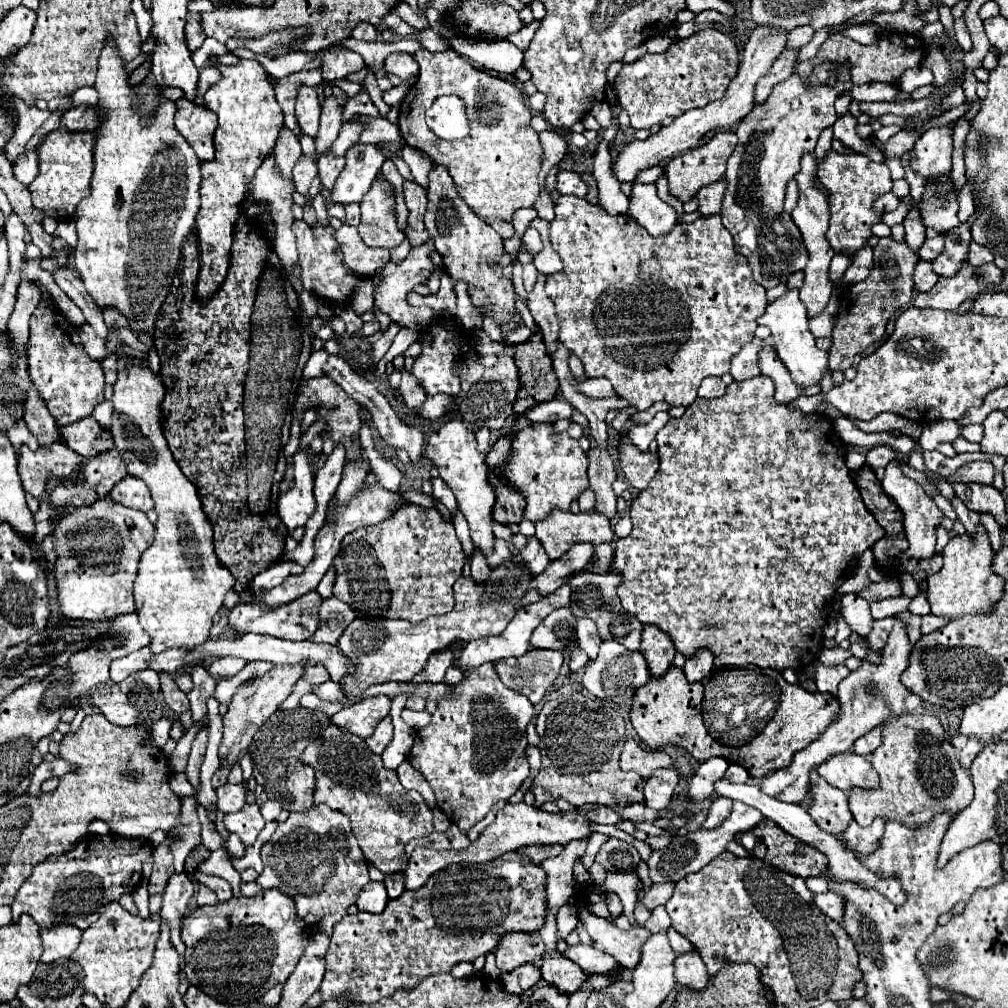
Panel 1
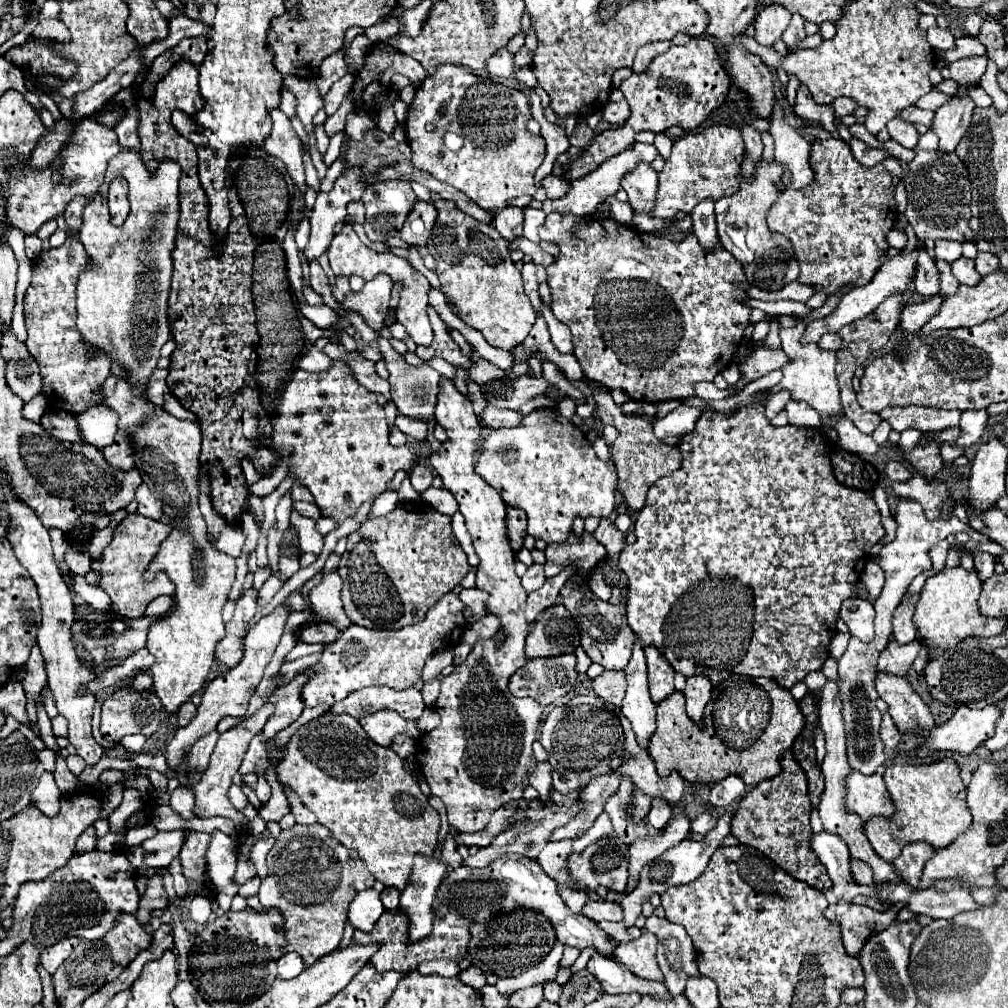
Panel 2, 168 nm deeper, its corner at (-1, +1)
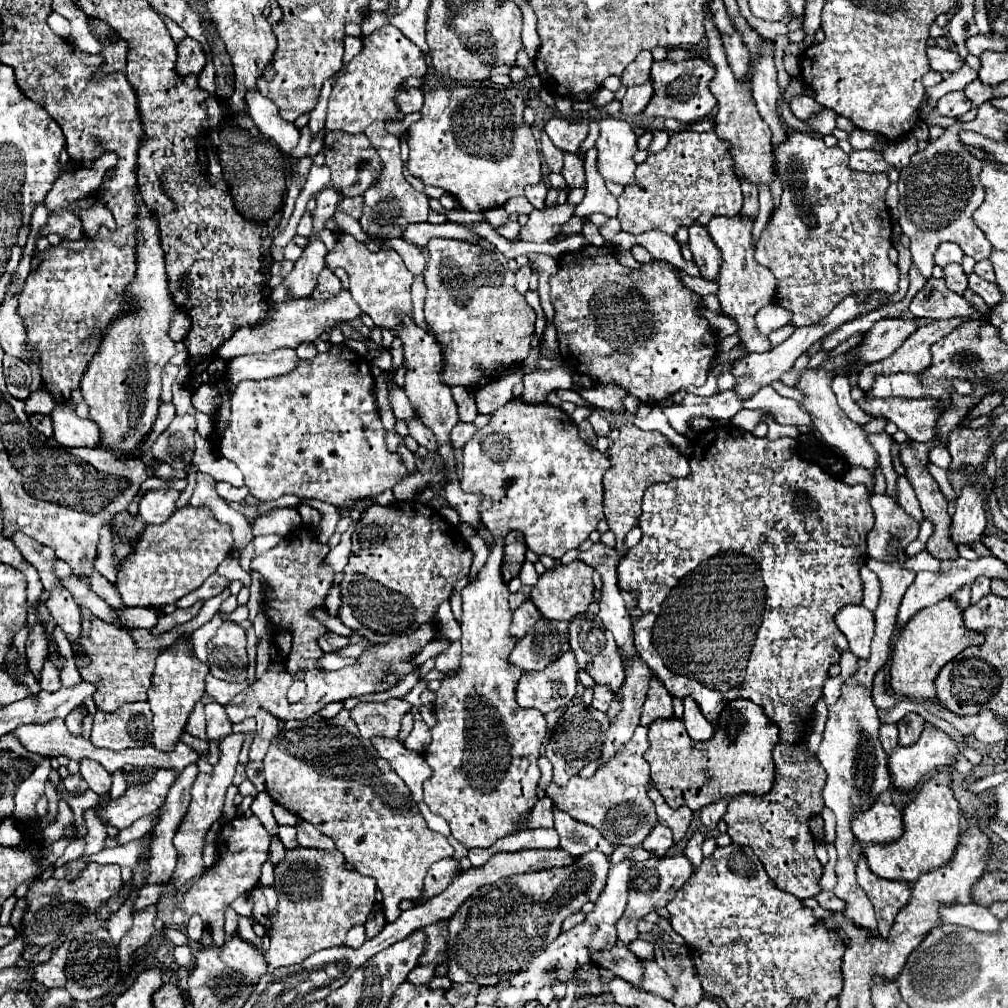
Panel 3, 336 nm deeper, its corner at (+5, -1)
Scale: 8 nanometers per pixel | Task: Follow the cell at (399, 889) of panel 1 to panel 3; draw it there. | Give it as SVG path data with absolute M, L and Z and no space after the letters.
M375 908L375 910L371 912L371 918L367 918L367 922L365 922L367 940L371 940L375 934L379 934L379 930L383 930L383 926L385 926L383 910L381 910L381 908Z

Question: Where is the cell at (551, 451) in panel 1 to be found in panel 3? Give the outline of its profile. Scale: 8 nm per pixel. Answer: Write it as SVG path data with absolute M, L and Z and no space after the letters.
M509 402L505 404L503 408L495 410L491 414L491 420L487 426L479 428L471 440L463 446L463 472L461 472L461 488L465 492L475 492L475 494L481 494L485 498L491 498L493 506L489 510L483 510L481 514L481 520L485 522L485 528L491 532L491 534L499 534L499 536L507 536L511 530L519 530L523 532L525 536L525 544L529 550L533 550L537 556L551 556L553 560L559 560L567 550L573 550L573 548L579 548L587 538L589 534L597 528L597 524L603 520L603 474L609 470L609 458L605 454L601 454L599 450L591 448L589 444L585 444L581 438L579 438L579 430L577 430L577 424L571 420L569 414L565 414L561 408L557 406L551 406L547 402L543 404L521 404L521 402Z

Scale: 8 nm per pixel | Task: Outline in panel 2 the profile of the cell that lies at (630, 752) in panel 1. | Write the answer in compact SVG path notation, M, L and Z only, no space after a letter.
M621 716L621 724L625 730L625 756L619 770L625 776L629 776L635 782L635 786L647 796L661 796L669 804L677 806L683 794L683 778L677 772L669 772L669 776L659 776L647 750L637 748L631 722L625 716Z

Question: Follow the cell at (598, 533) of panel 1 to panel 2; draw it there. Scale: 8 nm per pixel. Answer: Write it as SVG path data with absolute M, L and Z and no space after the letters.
M569 532L565 542L547 544L545 556L547 556L547 562L545 562L547 578L559 574L569 564L575 564L575 574L573 574L575 578L579 576L587 578L593 566L605 558L605 546L597 544L591 532L583 532L581 536L577 536L575 532Z

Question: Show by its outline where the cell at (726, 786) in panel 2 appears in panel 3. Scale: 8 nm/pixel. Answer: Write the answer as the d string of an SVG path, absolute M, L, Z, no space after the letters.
M727 800L713 802L713 804L705 806L703 812L699 812L699 820L705 826L705 830L715 830L717 824L719 824L719 820L723 818L725 810L727 810Z

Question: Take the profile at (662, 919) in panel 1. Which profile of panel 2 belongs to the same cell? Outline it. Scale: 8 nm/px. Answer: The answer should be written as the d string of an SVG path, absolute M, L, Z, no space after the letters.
M657 916L647 918L645 928L657 936L657 962L665 976L665 986L669 992L681 994L685 990L685 980L699 972L689 934L679 924Z

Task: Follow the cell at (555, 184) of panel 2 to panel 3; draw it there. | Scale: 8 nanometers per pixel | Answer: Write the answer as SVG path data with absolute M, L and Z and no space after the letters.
M543 182L525 188L525 198L527 198L535 208L545 208L545 194L547 194L547 186L545 186Z

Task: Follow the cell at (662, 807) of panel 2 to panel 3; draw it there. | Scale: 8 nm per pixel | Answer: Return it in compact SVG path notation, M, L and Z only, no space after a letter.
M657 824L657 826L651 830L651 834L645 838L645 842L643 842L643 848L645 848L651 856L655 856L655 858L667 856L667 852L669 852L671 846L673 846L673 834L671 834L671 830L667 830L667 826L663 826L663 824Z

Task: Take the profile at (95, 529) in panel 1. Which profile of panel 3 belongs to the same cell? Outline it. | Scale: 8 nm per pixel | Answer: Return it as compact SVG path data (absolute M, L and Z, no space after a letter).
M183 506L163 526L147 526L131 556L117 574L117 590L125 606L165 606L175 604L185 594L197 590L207 576L231 554L231 526L215 520L209 508Z

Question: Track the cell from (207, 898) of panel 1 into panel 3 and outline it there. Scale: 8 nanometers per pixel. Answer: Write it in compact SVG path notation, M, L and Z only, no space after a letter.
M191 916L189 922L187 922L187 936L189 936L189 940L197 942L201 938L201 934L203 934L203 922L201 922L201 918L199 916Z

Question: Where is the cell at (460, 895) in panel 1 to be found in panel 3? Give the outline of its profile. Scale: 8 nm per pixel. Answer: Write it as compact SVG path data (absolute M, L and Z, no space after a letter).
M615 946L613 950L605 950L595 954L595 960L599 962L601 968L611 970L615 976L623 978L625 982L639 986L643 980L643 966L641 960L625 946Z

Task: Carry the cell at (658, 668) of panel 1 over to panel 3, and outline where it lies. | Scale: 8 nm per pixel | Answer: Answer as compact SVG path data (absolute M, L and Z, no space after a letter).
M653 678L649 694L647 694L647 700L643 704L643 712L641 712L641 722L639 724L651 726L655 720L663 720L663 718L671 718L671 716L673 716L671 696L663 688L663 684L657 678Z

